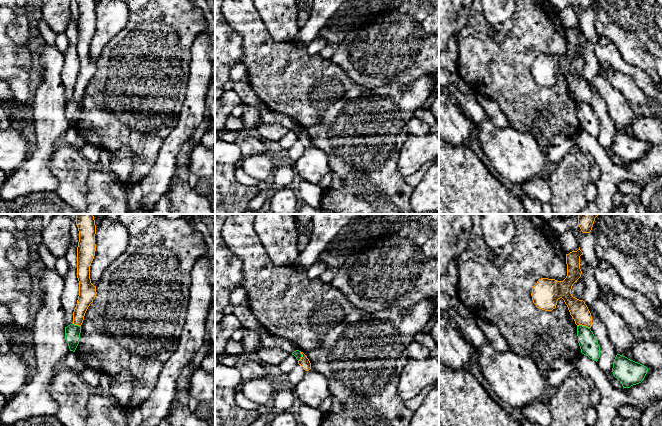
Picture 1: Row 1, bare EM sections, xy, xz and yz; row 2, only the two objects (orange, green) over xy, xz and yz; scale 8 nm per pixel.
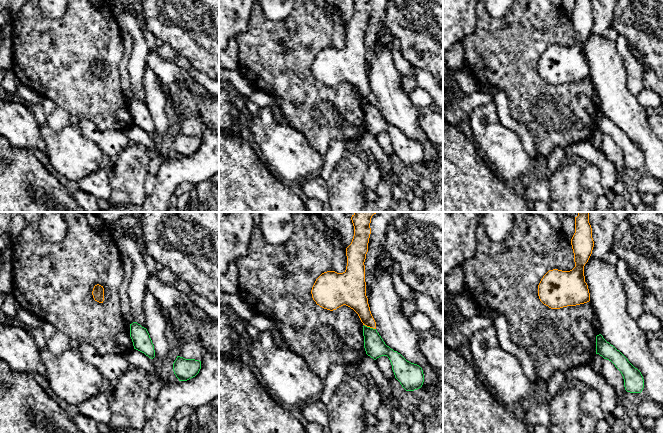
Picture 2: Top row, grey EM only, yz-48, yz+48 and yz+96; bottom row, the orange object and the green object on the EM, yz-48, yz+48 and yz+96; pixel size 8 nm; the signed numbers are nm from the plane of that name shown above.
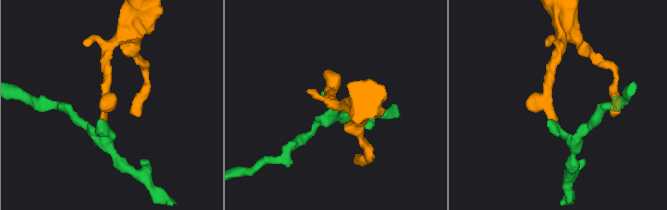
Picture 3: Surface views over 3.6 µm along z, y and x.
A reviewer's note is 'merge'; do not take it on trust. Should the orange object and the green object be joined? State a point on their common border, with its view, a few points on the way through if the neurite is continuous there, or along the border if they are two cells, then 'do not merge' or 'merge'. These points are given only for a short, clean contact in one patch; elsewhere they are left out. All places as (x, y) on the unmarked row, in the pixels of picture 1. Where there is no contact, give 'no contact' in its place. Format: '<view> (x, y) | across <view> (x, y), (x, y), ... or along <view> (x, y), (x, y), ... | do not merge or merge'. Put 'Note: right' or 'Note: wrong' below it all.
yz (583, 101) | along yz (577, 101), (585, 101), (589, 104) | do not merge
Note: wrong

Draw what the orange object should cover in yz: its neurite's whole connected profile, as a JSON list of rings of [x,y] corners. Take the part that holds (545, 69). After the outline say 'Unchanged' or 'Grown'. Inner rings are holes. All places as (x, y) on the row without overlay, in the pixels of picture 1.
[[[580,23],[577,27],[566,30],[567,52],[563,57],[541,54],[532,64],[532,76],[537,84],[552,87],[556,84],[557,77],[562,74],[568,83],[570,91],[577,102],[591,104],[592,92],[583,76],[572,72],[571,65],[581,53],[580,32],[583,28]]]. Unchanged

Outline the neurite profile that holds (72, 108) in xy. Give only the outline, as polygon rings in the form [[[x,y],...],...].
[[[73,99],[65,103],[65,116],[68,119],[70,127],[75,128],[80,115],[81,102]]]

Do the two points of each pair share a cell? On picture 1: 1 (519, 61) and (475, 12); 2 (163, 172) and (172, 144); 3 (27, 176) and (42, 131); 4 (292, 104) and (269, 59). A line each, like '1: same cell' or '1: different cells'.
1: same cell
2: same cell
3: same cell
4: same cell

